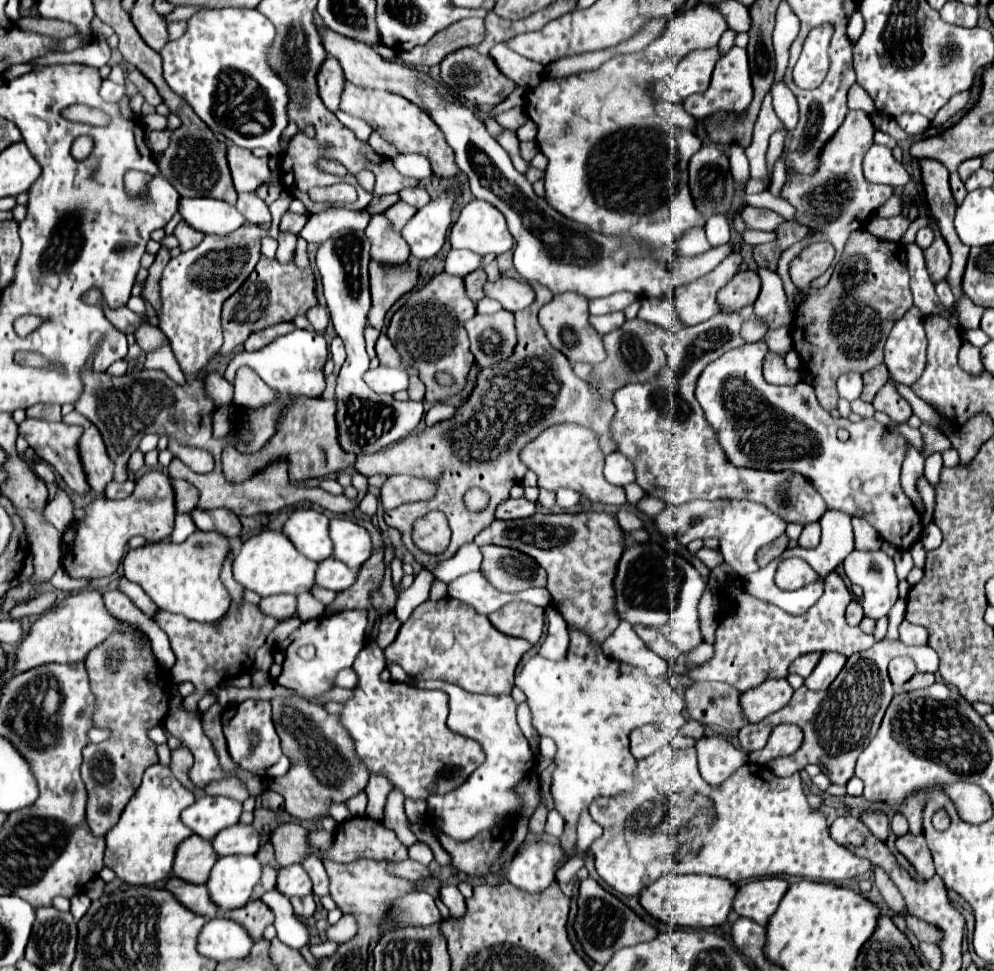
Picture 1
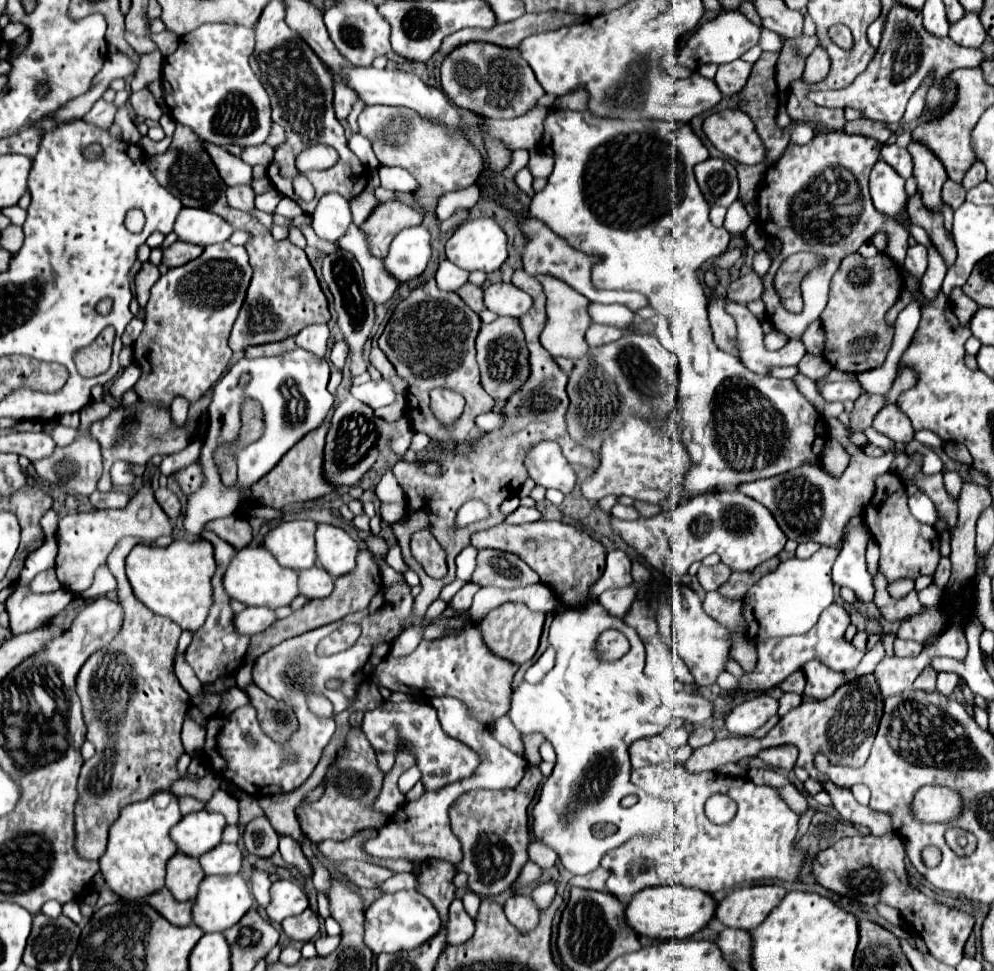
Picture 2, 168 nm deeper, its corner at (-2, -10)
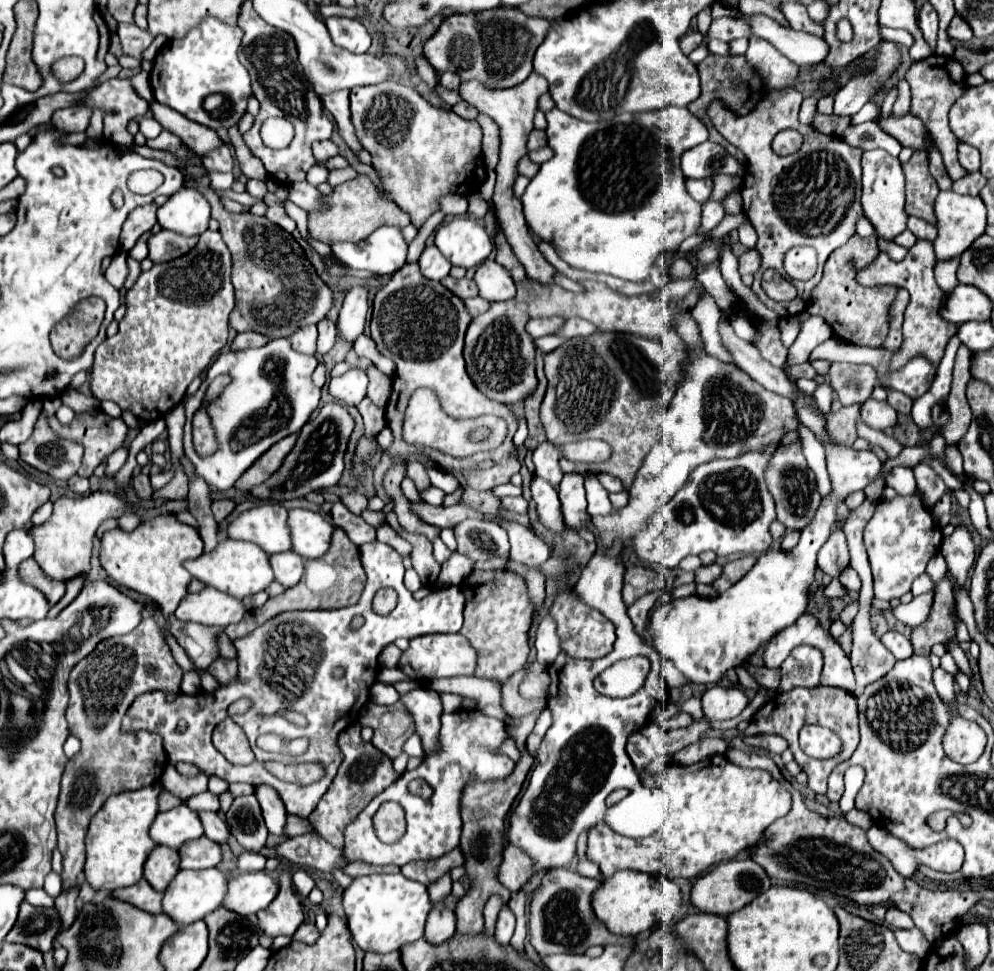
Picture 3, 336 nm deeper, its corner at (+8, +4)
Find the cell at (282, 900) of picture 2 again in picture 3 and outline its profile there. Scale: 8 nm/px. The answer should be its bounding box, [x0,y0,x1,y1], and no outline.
[221,872,279,916]

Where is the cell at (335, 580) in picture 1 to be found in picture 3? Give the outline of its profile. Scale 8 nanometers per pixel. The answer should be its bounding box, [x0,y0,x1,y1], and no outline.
[269,550,305,588]

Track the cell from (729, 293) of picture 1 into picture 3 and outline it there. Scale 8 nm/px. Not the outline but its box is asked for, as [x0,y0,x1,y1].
[739,250,761,274]

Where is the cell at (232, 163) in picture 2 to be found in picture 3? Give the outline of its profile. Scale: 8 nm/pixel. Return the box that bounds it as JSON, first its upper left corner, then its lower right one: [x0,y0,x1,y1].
[149,100,223,156]

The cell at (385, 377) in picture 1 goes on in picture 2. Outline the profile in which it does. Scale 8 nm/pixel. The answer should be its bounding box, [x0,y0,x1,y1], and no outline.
[351,380,397,408]

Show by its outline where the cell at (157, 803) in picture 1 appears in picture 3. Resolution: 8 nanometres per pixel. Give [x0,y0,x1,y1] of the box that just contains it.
[85,786,161,890]

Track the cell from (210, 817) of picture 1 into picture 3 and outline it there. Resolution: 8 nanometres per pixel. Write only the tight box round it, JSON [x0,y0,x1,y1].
[149,804,203,850]

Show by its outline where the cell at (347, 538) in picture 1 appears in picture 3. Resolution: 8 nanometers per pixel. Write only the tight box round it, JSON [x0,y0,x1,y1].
[287,508,335,558]

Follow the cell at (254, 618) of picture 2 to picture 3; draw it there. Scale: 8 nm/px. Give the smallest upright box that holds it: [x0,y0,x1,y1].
[175,586,247,628]

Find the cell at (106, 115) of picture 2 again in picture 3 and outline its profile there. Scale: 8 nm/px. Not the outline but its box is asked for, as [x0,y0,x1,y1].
[51,106,91,132]

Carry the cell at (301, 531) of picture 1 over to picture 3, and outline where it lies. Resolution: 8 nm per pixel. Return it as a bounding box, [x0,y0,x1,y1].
[227,504,291,554]

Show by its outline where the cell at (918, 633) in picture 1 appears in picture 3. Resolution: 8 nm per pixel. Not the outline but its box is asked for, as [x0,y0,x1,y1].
[881,630,913,660]

